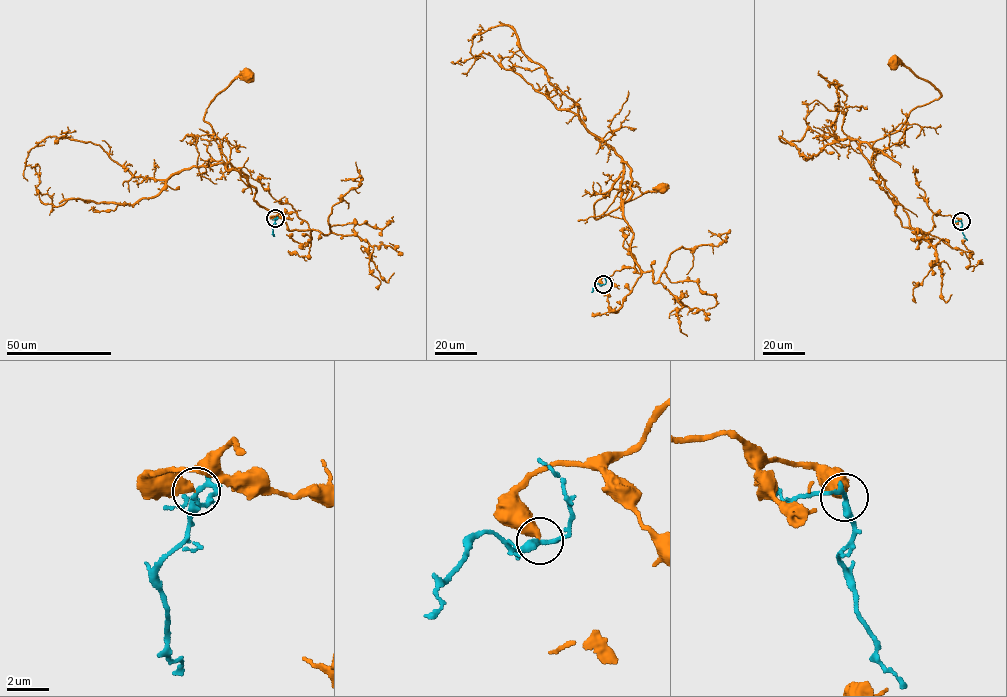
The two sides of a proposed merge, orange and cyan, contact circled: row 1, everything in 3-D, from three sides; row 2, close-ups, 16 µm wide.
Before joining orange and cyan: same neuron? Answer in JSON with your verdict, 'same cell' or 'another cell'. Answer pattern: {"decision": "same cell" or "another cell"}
{"decision": "another cell"}

